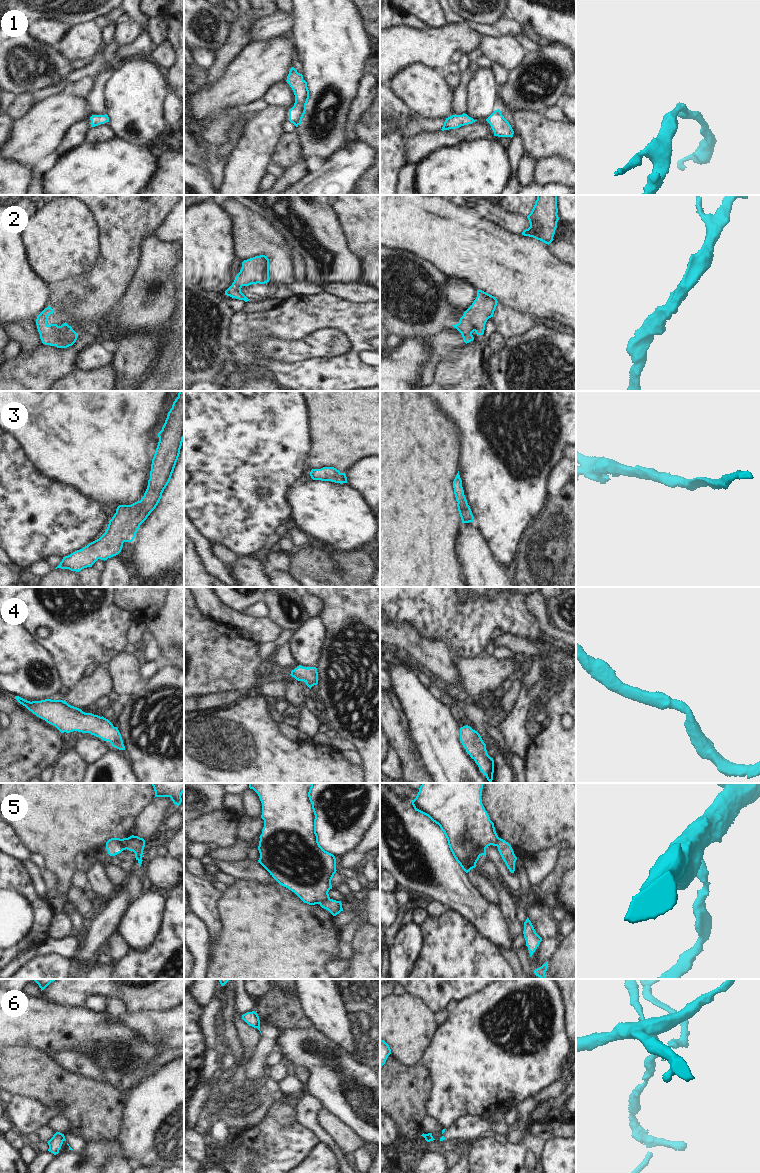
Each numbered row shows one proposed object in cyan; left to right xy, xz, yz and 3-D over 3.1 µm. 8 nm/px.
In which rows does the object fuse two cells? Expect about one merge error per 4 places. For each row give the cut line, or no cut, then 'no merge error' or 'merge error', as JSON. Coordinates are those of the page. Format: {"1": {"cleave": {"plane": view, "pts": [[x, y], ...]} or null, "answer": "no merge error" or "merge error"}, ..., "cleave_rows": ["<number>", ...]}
{"1": {"cleave": null, "answer": "no merge error"}, "2": {"cleave": null, "answer": "no merge error"}, "3": {"cleave": null, "answer": "no merge error"}, "4": {"cleave": null, "answer": "no merge error"}, "5": {"cleave": {"plane": "xy", "pts": [[133, 835], [125, 848]]}, "answer": "merge error"}, "6": {"cleave": {"plane": "yz", "pts": [[424, 1134], [428, 1141]]}, "answer": "merge error"}, "cleave_rows": ["5", "6"]}

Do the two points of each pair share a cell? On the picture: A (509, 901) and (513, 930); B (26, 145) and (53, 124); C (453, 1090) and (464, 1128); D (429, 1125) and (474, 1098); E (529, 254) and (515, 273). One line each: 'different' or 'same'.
A: same
B: same
C: different
D: different
E: same

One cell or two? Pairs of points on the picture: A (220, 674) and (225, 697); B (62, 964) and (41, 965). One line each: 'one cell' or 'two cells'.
A: two cells
B: one cell

